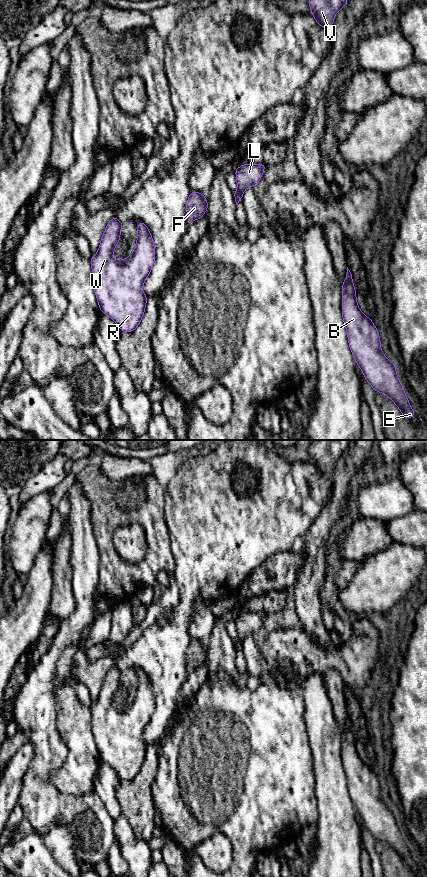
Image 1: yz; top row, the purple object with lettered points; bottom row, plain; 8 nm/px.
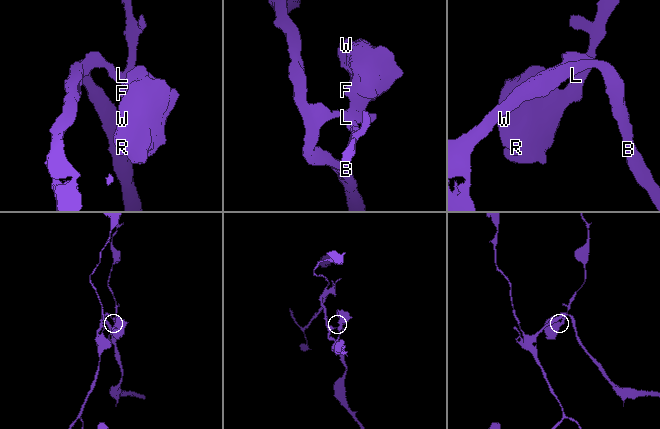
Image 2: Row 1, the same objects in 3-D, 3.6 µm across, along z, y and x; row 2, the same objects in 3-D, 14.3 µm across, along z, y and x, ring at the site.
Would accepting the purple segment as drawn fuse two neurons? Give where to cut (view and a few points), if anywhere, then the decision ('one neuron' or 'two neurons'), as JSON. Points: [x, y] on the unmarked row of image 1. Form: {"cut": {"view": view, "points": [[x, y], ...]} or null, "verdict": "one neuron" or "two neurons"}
{"cut": null, "verdict": "one neuron"}

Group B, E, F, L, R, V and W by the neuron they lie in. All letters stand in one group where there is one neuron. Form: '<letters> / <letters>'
B E F L R V W

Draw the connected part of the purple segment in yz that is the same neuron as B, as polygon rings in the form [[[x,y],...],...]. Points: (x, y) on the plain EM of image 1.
[[[347,715],[346,727],[342,732],[342,765],[355,810],[375,840],[387,843],[404,866],[412,867],[416,862],[397,825],[396,813],[381,799],[379,781],[372,767],[359,757],[352,727]]]

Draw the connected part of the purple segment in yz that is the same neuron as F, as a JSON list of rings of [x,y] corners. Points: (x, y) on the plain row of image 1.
[[[191,639],[186,652],[187,665],[193,670],[201,666],[208,658],[205,643]]]

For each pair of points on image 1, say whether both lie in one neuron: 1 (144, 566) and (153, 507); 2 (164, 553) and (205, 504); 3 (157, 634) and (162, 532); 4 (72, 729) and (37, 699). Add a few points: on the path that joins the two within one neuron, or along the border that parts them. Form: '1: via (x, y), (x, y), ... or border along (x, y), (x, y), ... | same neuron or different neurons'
1: via (159, 551), (161, 549), (159, 522) | same neuron
2: border along (165, 522), (168, 528), (169, 544), (175, 568) | different neurons
3: border along (164, 515), (169, 538) | different neurons
4: border along (52, 691), (55, 697), (56, 731), (60, 737) | different neurons

